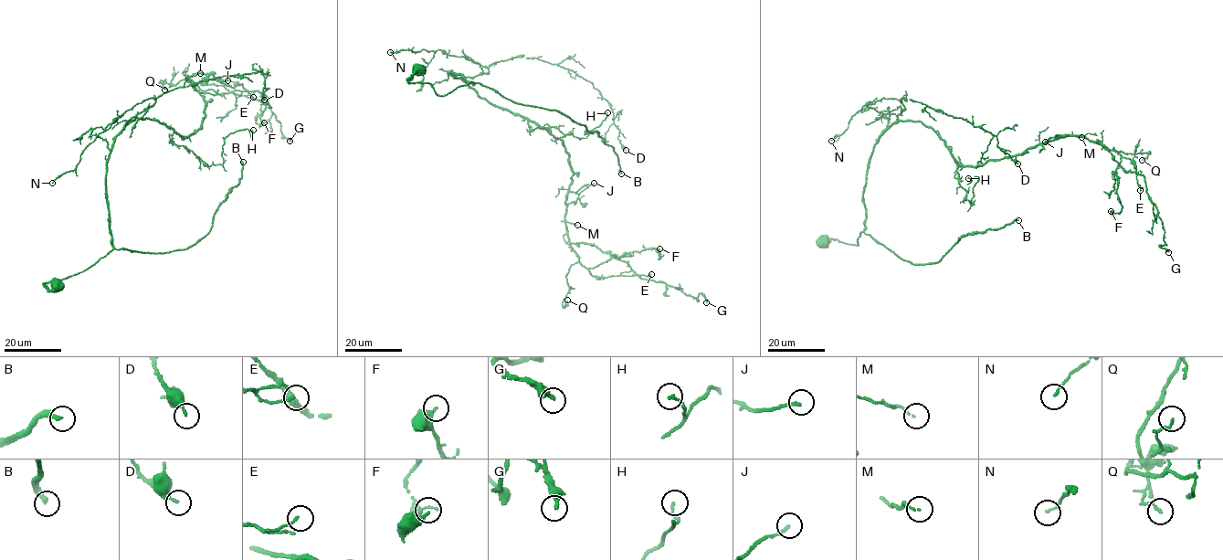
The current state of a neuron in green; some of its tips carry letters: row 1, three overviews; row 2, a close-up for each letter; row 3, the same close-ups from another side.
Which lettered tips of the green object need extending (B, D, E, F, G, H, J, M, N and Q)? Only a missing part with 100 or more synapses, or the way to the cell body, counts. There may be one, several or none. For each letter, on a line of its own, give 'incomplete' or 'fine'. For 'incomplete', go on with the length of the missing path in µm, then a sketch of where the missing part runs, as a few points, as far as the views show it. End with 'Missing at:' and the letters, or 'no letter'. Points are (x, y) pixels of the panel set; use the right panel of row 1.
B: incomplete; missing 140 µm
D: fine
E: fine
F: fine
G: fine
H: fine
J: fine
M: fine
N: fine
Q: fine
Missing at: B

